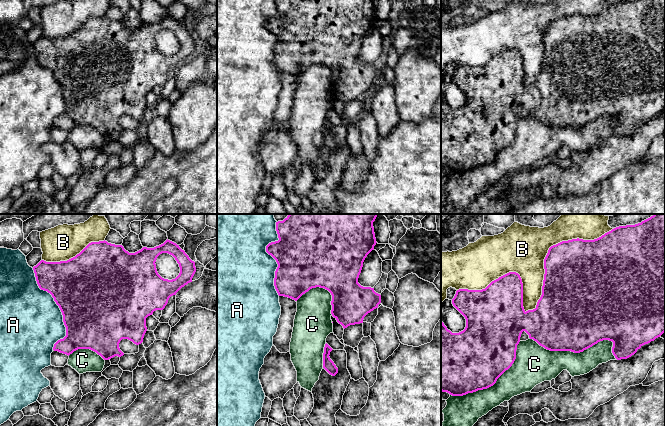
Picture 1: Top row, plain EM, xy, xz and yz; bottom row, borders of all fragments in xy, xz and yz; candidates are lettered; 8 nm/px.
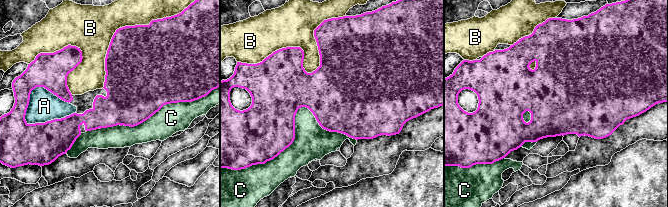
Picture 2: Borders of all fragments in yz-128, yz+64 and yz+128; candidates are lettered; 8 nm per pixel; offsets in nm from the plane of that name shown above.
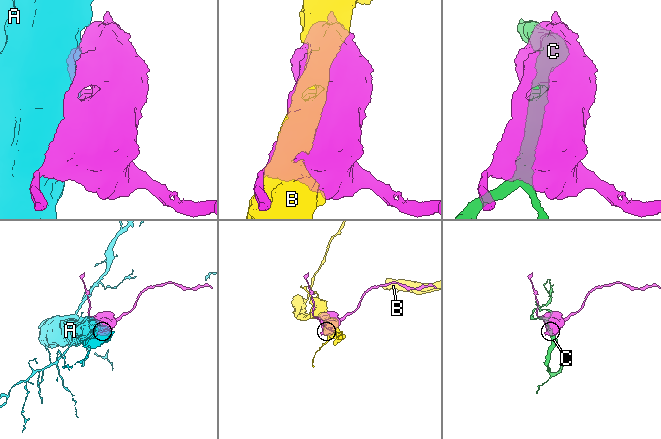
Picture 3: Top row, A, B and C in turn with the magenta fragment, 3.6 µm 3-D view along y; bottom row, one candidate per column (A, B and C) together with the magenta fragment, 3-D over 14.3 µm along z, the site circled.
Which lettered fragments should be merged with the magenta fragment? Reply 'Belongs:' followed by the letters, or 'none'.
Belongs: none

